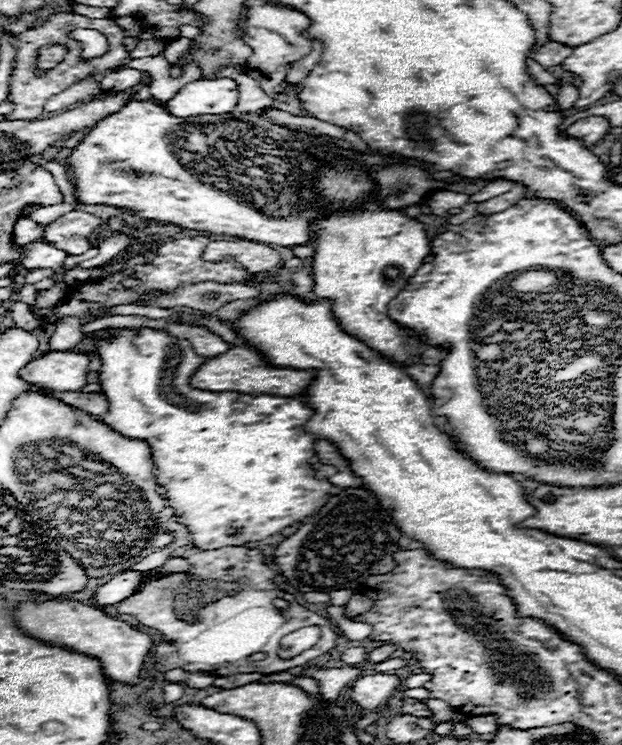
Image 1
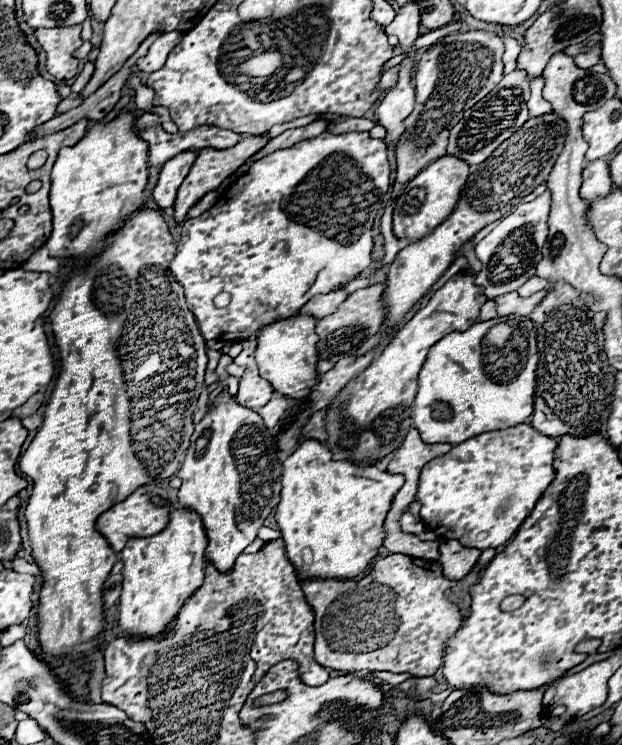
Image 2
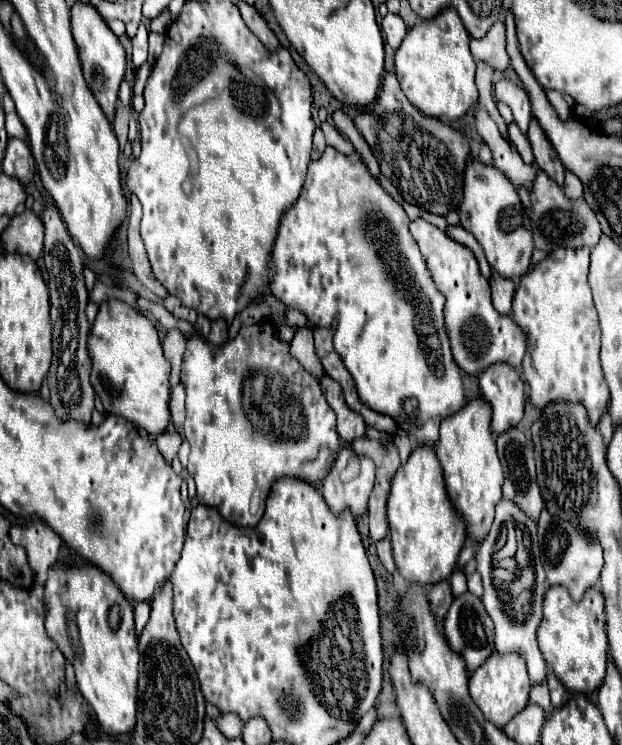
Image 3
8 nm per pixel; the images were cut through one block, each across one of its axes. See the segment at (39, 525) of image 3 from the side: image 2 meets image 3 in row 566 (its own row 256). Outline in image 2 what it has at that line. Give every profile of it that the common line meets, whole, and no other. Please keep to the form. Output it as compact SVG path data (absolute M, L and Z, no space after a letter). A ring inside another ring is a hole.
M42 246L40 250L36 250L36 252L30 256L28 262L24 262L22 268L24 268L24 270L32 270L32 272L50 272L50 274L56 276L60 264L58 264L58 258L48 256L48 248Z

